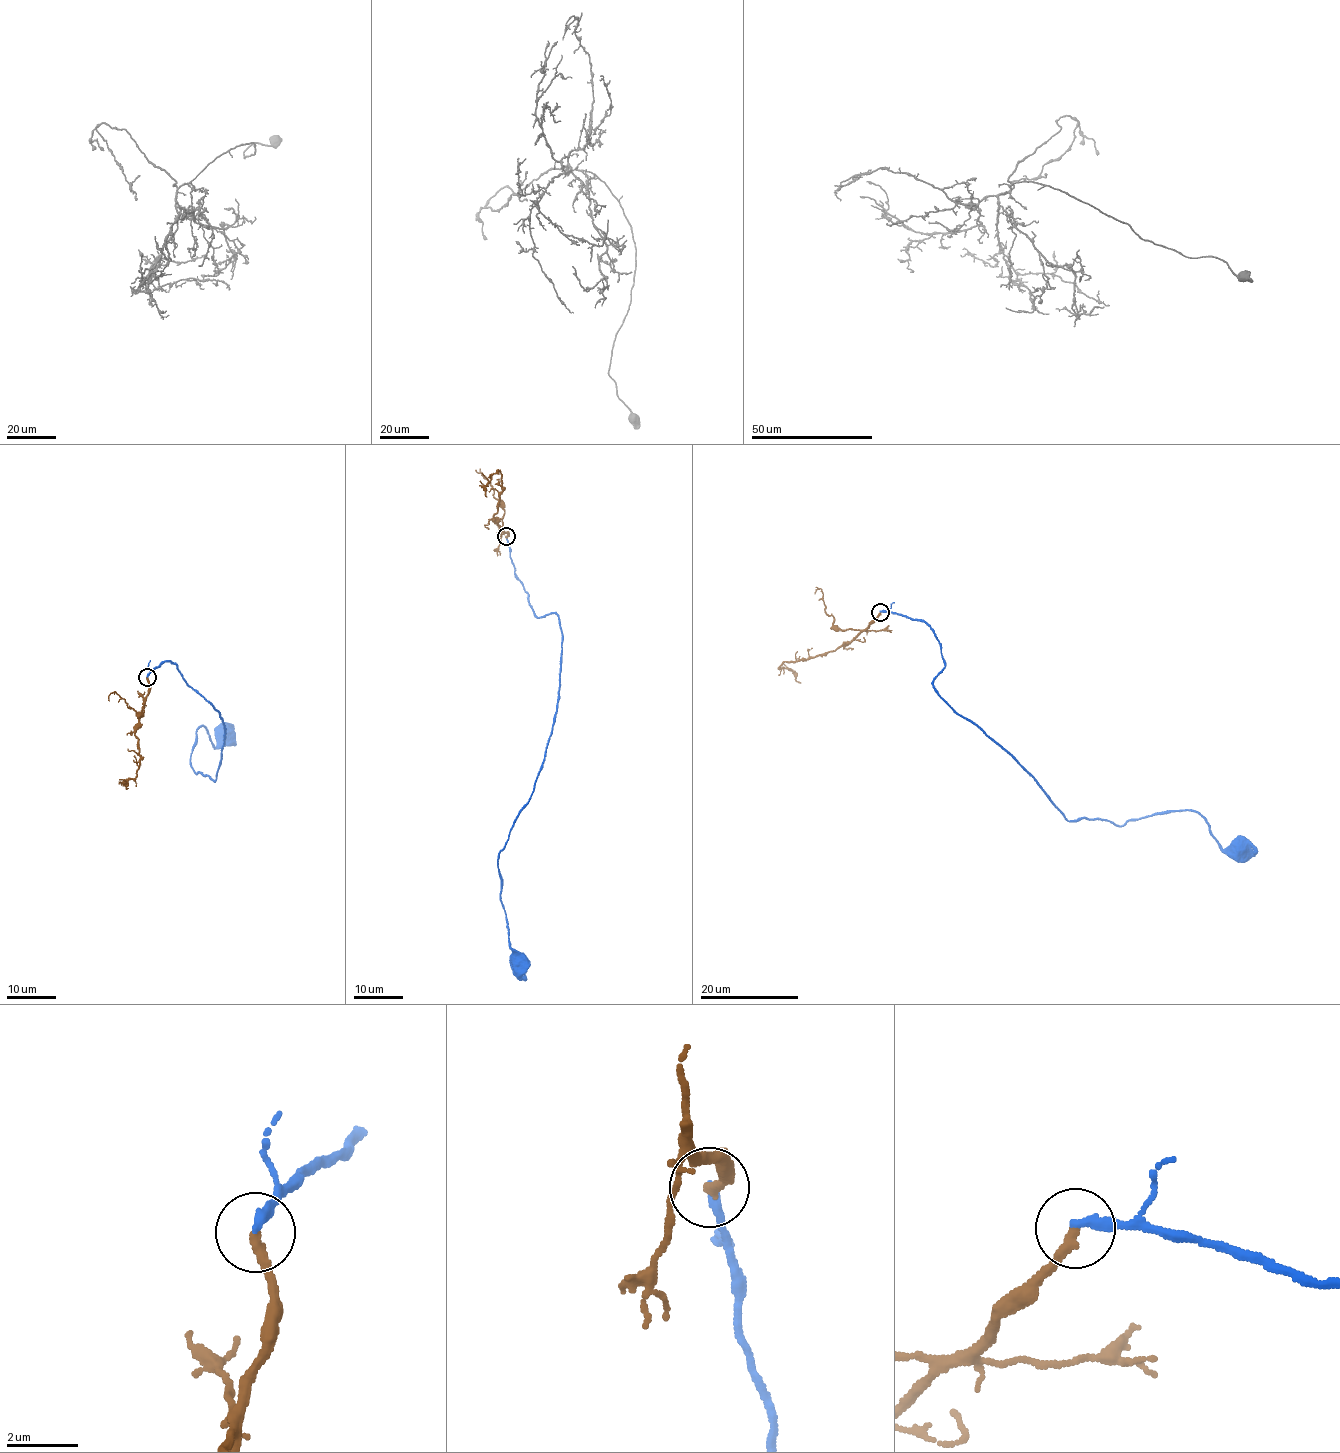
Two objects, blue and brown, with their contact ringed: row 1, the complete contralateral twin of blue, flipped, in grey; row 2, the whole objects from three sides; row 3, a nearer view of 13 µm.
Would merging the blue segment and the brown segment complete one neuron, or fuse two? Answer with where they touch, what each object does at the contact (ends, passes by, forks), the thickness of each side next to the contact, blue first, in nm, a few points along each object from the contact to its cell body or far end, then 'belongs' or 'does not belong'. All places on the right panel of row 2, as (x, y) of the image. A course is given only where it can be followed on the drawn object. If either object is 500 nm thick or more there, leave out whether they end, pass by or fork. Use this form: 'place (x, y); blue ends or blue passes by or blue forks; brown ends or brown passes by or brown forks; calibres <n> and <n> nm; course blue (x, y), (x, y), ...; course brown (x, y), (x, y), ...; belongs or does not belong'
place (880, 612); blue ends; brown ends; calibres 240 and 280 nm; course blue (880, 612), (926, 622), (945, 665), (933, 684), (1066, 819), (1124, 826), (1191, 810), (1222, 849), (1237, 847); course brown (880, 612), (868, 627), (833, 652), (783, 663), (780, 667), (793, 672), (800, 683); does not belong

